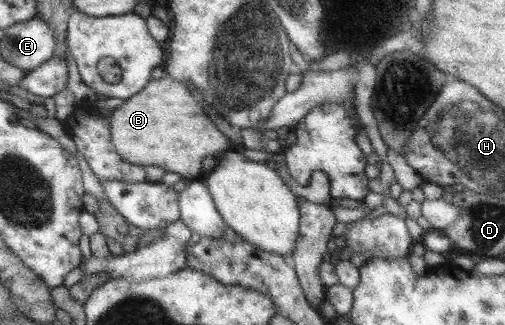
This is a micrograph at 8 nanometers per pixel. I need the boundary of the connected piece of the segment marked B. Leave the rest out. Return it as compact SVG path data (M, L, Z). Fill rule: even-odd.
M166 72L159 79L151 78L141 91L129 96L123 104L114 108L108 116L111 143L120 159L135 165L155 165L163 167L165 171L179 173L181 177L195 177L201 173L201 160L205 156L219 155L227 150L229 139L221 133L212 121L209 121L195 97L173 81Z

